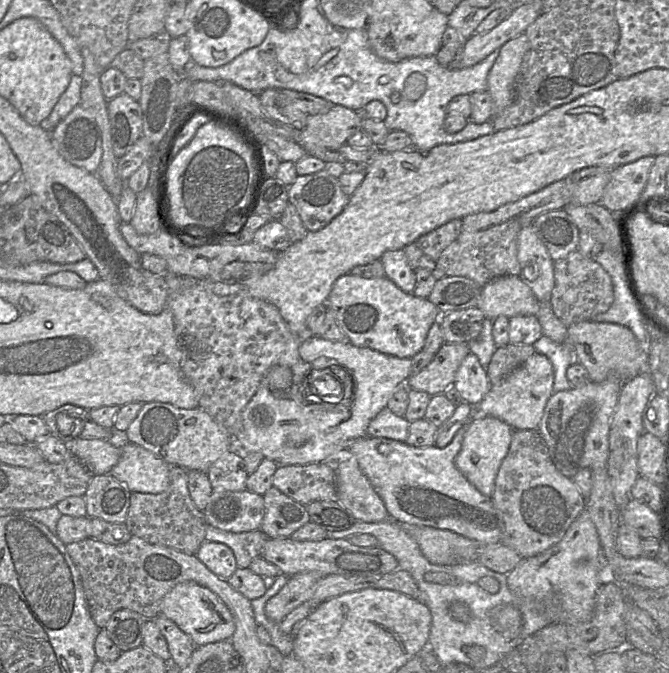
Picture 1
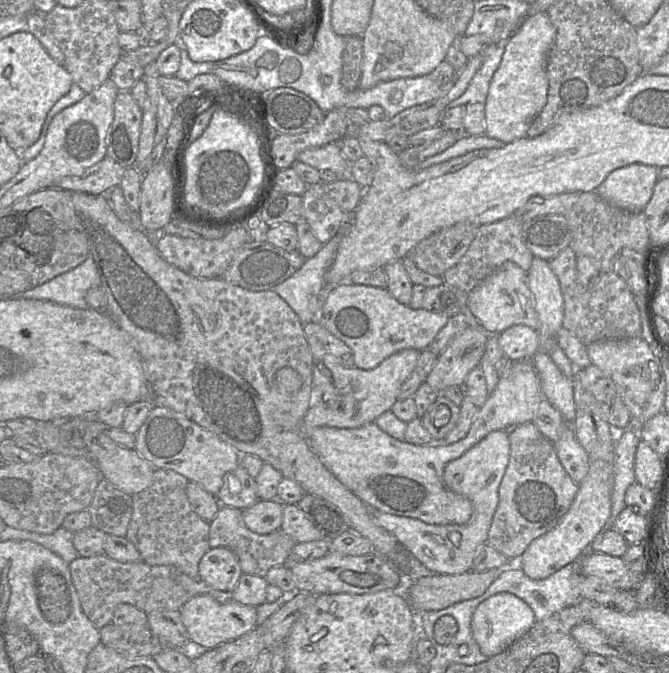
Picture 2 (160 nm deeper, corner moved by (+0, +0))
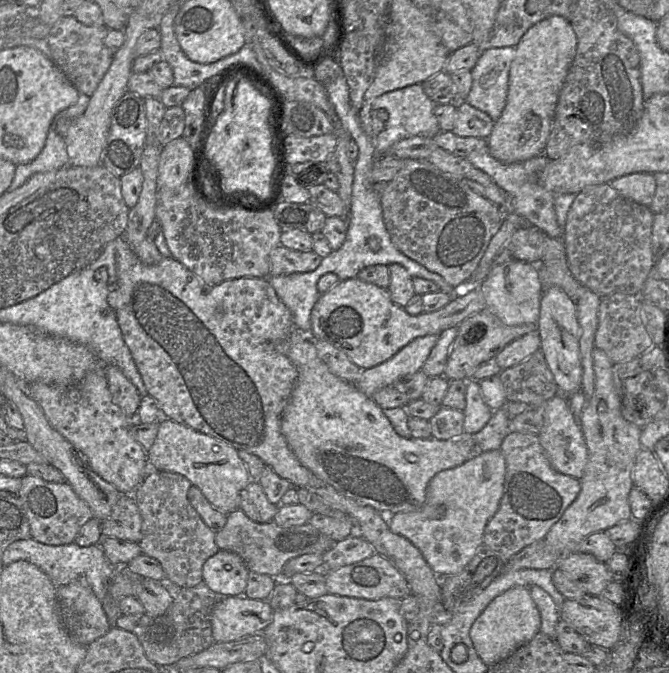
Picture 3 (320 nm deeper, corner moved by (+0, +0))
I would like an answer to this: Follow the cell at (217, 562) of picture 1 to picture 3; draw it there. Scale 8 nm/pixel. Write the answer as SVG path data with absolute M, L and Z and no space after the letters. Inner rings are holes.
M220 550L208 558L202 568L203 583L224 596L243 596L249 570L236 553Z

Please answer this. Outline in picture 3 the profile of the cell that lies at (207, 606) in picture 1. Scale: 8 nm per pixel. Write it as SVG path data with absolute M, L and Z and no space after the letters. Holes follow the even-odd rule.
M225 596L211 612L214 641L230 642L246 636L263 633L271 623L274 610L266 600L245 596Z

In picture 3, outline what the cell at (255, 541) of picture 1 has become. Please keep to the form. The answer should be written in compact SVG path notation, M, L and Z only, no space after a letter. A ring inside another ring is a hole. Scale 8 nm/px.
M239 508L227 514L225 526L215 533L215 541L220 550L238 554L249 571L277 579L281 579L288 560L304 554L324 554L336 543L308 523L290 527L281 527L273 522L259 523L251 520Z

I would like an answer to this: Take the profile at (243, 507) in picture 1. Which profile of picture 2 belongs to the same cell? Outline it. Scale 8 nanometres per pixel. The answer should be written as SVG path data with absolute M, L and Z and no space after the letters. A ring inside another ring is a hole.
M278 499L258 500L242 511L246 526L257 534L269 534L280 529L284 504Z

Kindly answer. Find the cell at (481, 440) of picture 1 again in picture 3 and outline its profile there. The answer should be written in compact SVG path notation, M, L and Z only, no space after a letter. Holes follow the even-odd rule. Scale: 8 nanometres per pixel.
M501 450L475 452L463 464L438 472L429 482L424 504L411 512L393 515L383 513L388 518L388 528L392 533L409 540L422 554L431 570L440 578L458 574L473 558L477 548L483 544L483 534L487 522L497 511L504 493L506 463Z

